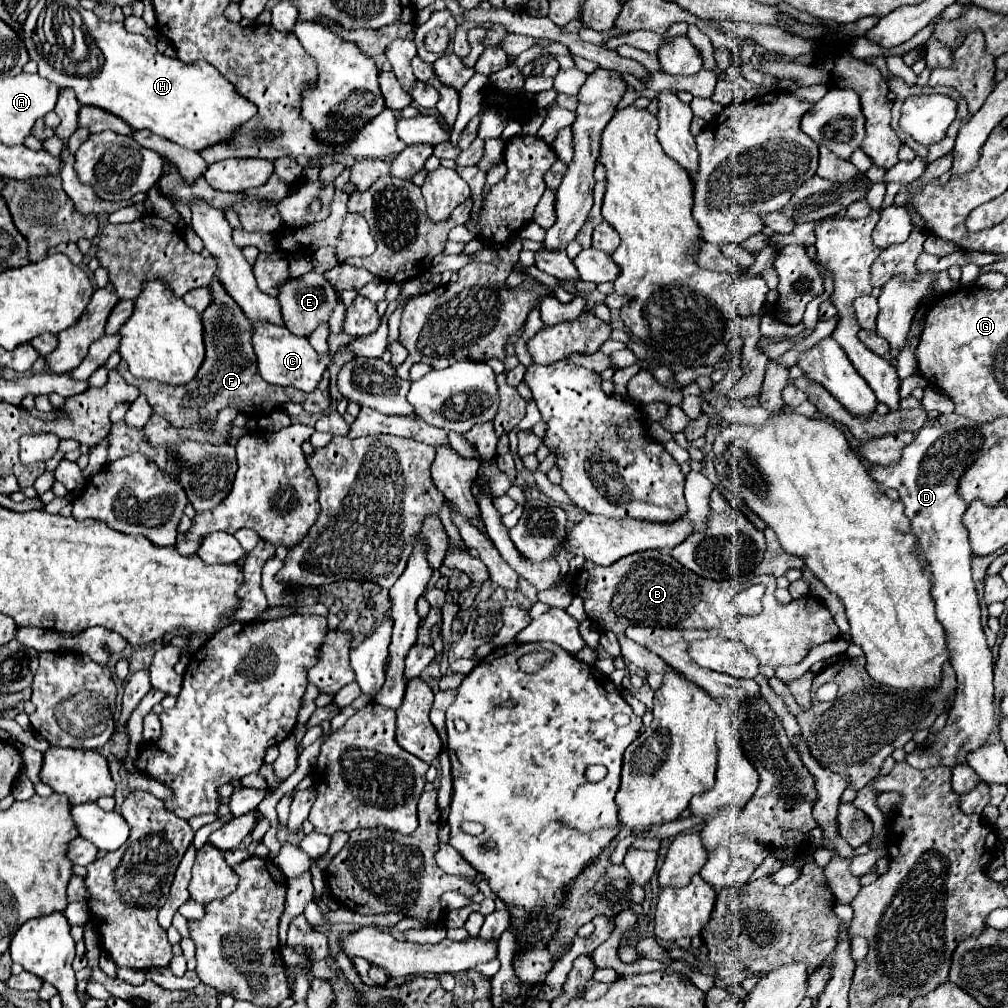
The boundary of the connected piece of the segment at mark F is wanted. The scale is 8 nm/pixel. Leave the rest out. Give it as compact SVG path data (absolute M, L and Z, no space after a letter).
M217 277L213 279L213 283L209 283L209 291L211 291L211 305L201 313L201 321L203 321L203 329L205 329L205 361L199 367L195 379L185 383L185 385L163 385L163 383L157 383L157 381L136 381L132 374L126 370L127 373L124 374L125 381L137 385L139 391L143 395L147 395L147 401L153 407L153 411L157 415L169 419L169 423L173 423L175 427L185 427L185 425L197 423L203 417L215 419L217 413L225 407L237 407L241 413L249 415L249 417L255 417L255 415L259 417L263 413L283 409L285 403L307 401L307 397L311 397L311 395L305 395L305 393L293 391L293 389L281 389L281 387L269 385L261 379L261 375L257 373L257 357L255 357L255 351L253 351L253 345L251 345L251 335L253 335L251 321L245 317L241 307L225 291L225 287L219 283Z

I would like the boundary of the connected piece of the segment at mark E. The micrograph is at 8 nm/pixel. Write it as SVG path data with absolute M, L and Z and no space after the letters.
M311 271L301 279L289 279L285 285L281 285L281 295L277 299L281 303L287 329L299 337L307 337L321 321L329 319L329 313L335 307L335 289L325 281L321 273Z

